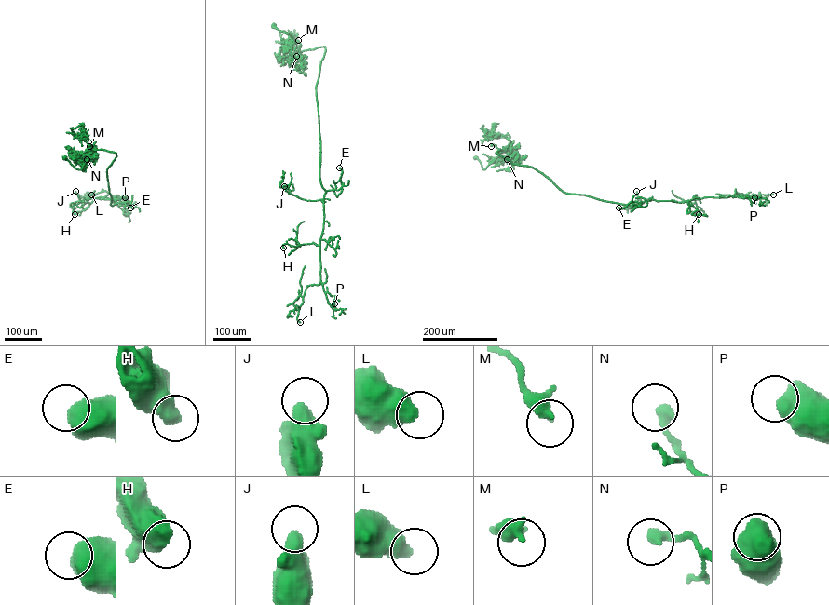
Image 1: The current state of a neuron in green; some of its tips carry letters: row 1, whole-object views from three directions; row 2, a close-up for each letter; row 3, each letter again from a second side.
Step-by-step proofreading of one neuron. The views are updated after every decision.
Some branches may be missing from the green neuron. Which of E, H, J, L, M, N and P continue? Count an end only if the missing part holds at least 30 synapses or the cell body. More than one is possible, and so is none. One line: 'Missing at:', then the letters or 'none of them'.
Missing at: none of them

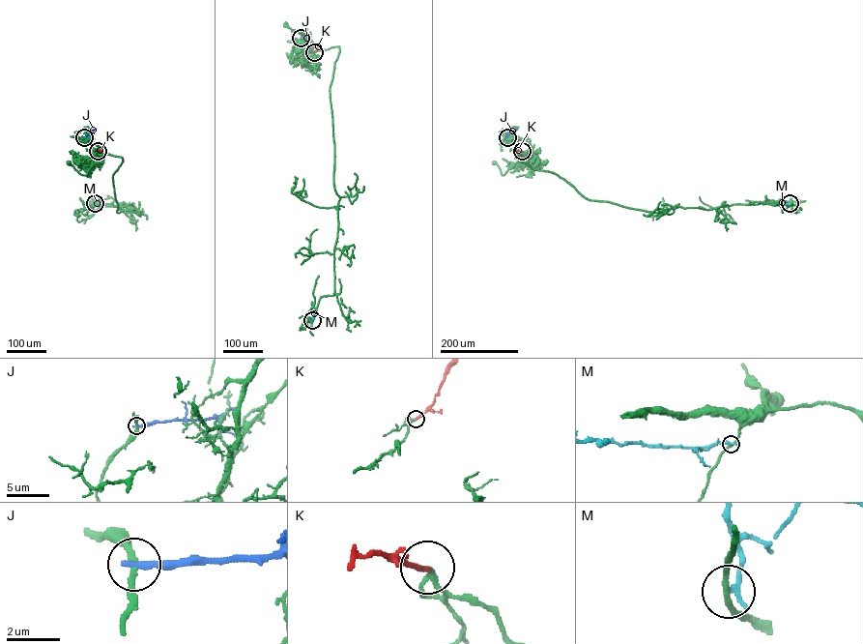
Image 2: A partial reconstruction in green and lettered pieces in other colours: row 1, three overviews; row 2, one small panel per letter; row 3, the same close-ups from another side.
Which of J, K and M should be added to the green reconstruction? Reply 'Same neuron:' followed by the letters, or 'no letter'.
Same neuron: K

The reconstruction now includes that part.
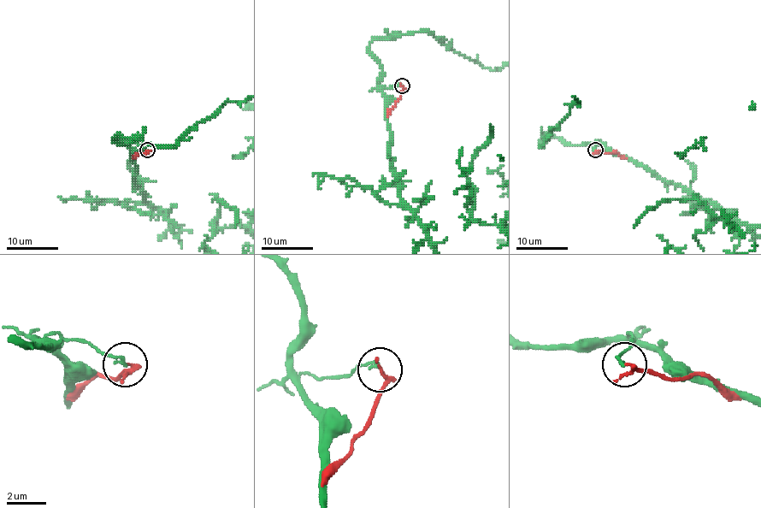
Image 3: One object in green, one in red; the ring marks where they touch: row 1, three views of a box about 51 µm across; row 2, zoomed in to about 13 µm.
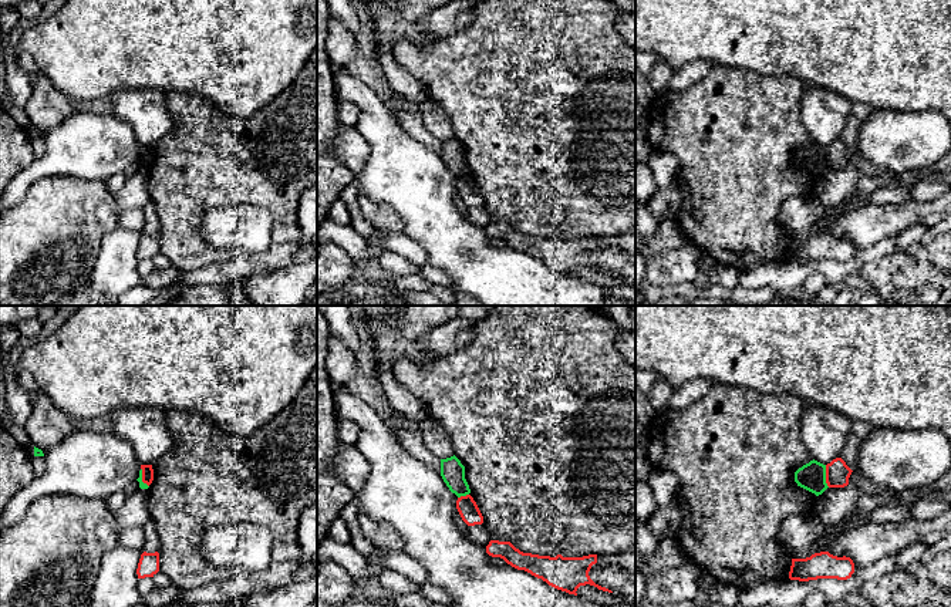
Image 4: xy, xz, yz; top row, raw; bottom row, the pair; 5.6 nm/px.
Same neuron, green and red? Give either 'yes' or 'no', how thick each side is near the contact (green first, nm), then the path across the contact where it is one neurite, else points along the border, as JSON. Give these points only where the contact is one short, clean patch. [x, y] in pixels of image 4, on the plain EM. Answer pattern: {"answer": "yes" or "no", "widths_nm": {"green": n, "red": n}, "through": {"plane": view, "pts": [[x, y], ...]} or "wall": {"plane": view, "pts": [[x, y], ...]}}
{"answer": "no", "widths_nm": {"green": 160, "red": 140}, "wall": {"plane": "yz", "pts": [[825, 147], [825, 164], [829, 168]]}}

